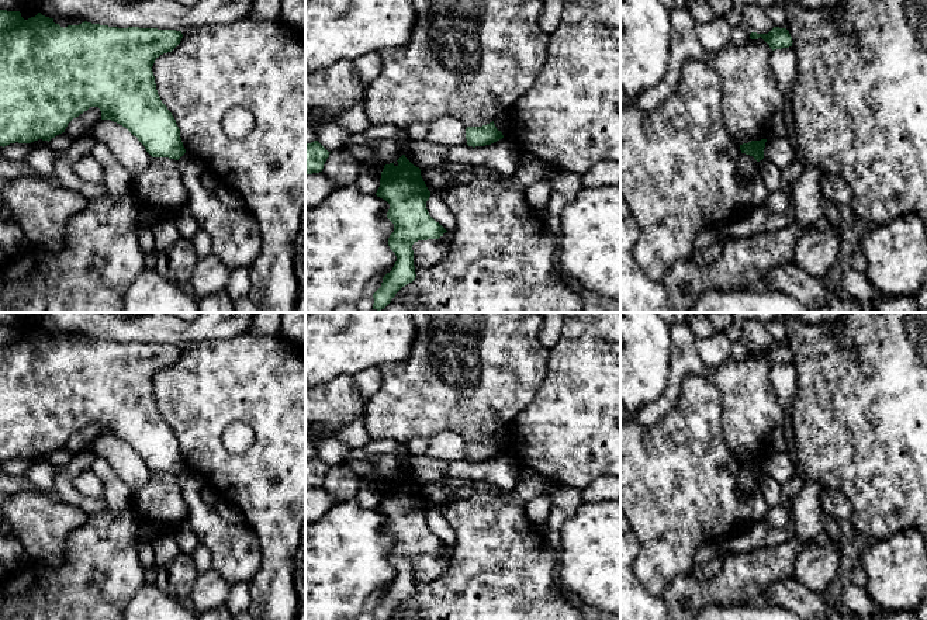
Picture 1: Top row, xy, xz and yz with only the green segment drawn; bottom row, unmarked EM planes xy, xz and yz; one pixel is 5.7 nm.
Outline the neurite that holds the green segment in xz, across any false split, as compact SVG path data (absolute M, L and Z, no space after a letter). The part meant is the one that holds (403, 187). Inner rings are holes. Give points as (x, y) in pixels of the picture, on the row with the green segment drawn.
M405 155L394 163L385 164L381 172L377 197L390 204L387 218L394 224L388 246L397 261L383 277L381 287L373 294L373 309L384 309L395 294L416 277L412 245L418 240L439 239L447 232L426 209L430 197L421 169L414 166Z

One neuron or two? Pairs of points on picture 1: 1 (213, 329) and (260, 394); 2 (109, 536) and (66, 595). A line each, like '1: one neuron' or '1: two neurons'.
1: two neurons
2: one neuron

